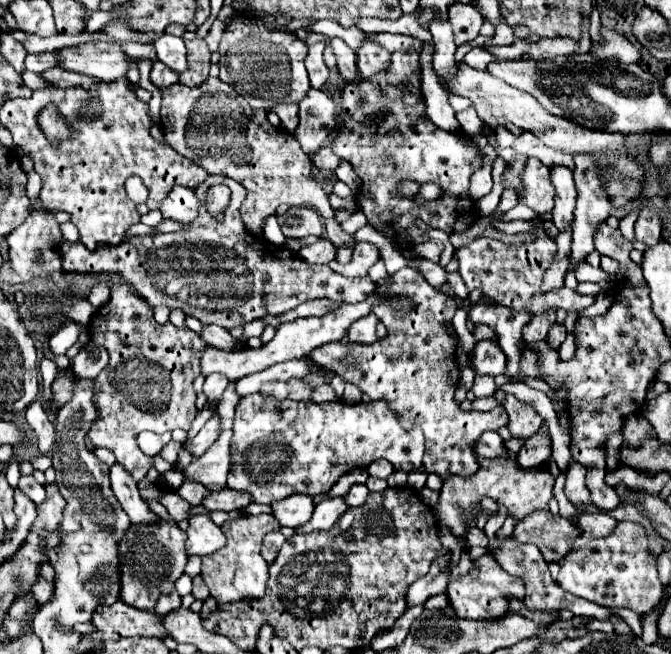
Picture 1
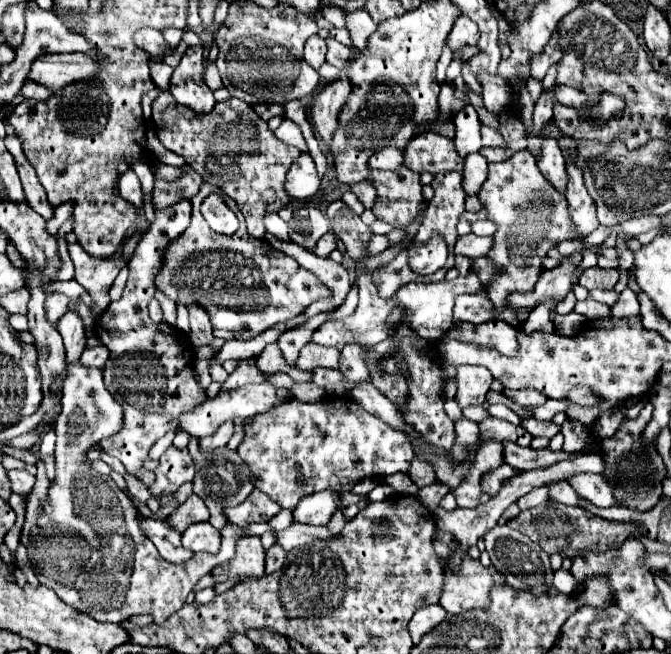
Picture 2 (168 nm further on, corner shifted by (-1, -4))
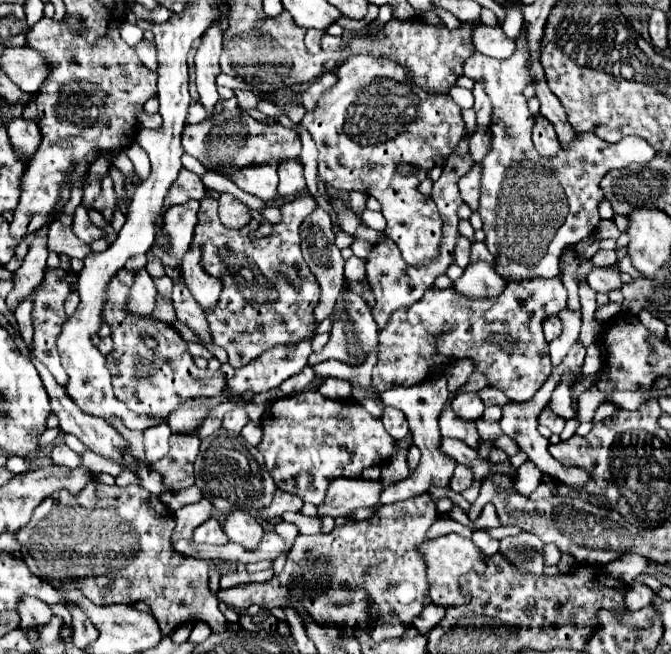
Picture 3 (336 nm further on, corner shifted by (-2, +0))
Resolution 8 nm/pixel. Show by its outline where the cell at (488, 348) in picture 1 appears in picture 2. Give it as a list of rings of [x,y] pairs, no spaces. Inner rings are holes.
[[[466,367],[456,369],[456,403],[460,409],[466,409],[470,405],[482,405],[486,401],[486,393],[492,383],[492,375],[488,369],[482,367]]]

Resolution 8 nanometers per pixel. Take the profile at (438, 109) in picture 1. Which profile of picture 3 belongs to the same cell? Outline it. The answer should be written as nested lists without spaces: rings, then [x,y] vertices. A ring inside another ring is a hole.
[[[473,165],[473,169],[459,179],[459,189],[463,201],[475,211],[479,207],[479,185],[481,185],[481,165]]]

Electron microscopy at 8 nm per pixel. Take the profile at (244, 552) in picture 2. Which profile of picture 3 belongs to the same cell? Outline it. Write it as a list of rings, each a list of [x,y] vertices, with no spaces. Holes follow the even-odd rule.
[[[233,511],[223,525],[223,531],[227,533],[229,541],[243,545],[247,551],[255,551],[263,539],[263,527],[259,521],[245,513],[245,511]]]

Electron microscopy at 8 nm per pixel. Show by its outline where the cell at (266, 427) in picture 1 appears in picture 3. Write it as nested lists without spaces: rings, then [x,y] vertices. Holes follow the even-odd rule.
[[[319,391],[275,401],[263,413],[261,429],[263,439],[257,449],[265,457],[275,485],[313,505],[323,503],[333,479],[359,479],[363,469],[383,465],[399,453],[397,441],[385,431],[381,419],[373,417],[359,401],[327,399]]]

